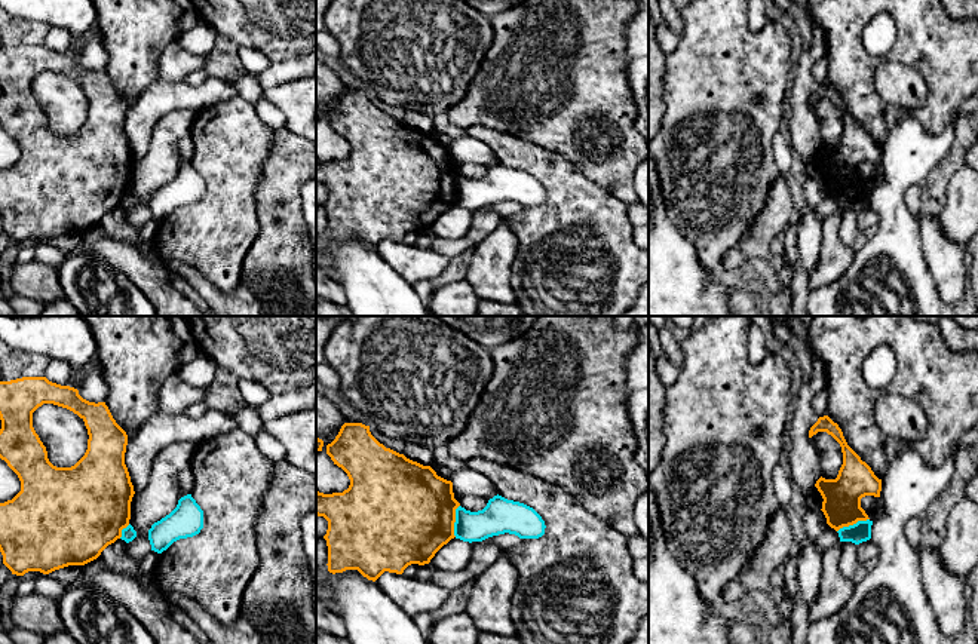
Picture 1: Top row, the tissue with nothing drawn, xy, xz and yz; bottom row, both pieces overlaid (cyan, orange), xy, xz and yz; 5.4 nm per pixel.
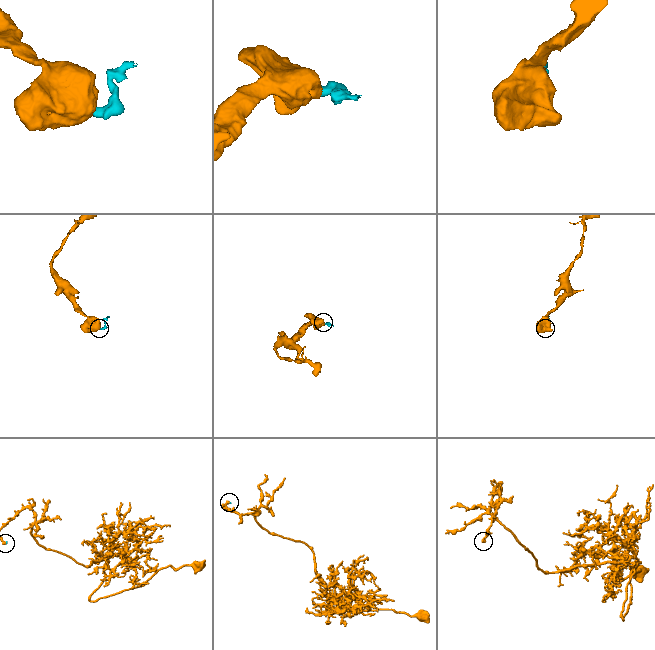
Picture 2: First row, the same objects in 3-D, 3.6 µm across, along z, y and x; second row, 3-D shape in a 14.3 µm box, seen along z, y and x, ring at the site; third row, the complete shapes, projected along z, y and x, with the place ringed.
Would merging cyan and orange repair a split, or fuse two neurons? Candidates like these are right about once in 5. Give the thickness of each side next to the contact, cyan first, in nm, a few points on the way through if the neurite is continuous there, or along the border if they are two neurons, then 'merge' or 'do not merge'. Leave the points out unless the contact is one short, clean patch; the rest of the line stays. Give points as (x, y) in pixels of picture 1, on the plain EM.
110 nm thick on the cyan side, 200 nm on the other; border along yz (868, 186), (843, 193), (837, 199); do not merge

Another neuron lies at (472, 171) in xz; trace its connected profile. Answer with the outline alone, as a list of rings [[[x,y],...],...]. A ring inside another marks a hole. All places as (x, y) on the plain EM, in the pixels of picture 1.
[[[463,163],[460,166],[460,174],[470,180],[482,178],[488,168],[476,163]]]

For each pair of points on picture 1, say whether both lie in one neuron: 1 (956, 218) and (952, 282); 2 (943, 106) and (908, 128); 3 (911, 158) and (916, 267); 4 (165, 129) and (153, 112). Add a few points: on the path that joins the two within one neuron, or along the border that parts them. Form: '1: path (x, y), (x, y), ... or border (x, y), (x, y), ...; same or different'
1: border (937, 215), (943, 233), (962, 245); different
2: border (910, 110), (911, 116), (932, 134), (947, 128); different
3: path (897, 184), (897, 241); same
4: border (192, 109), (168, 112), (156, 123), (146, 153); different

